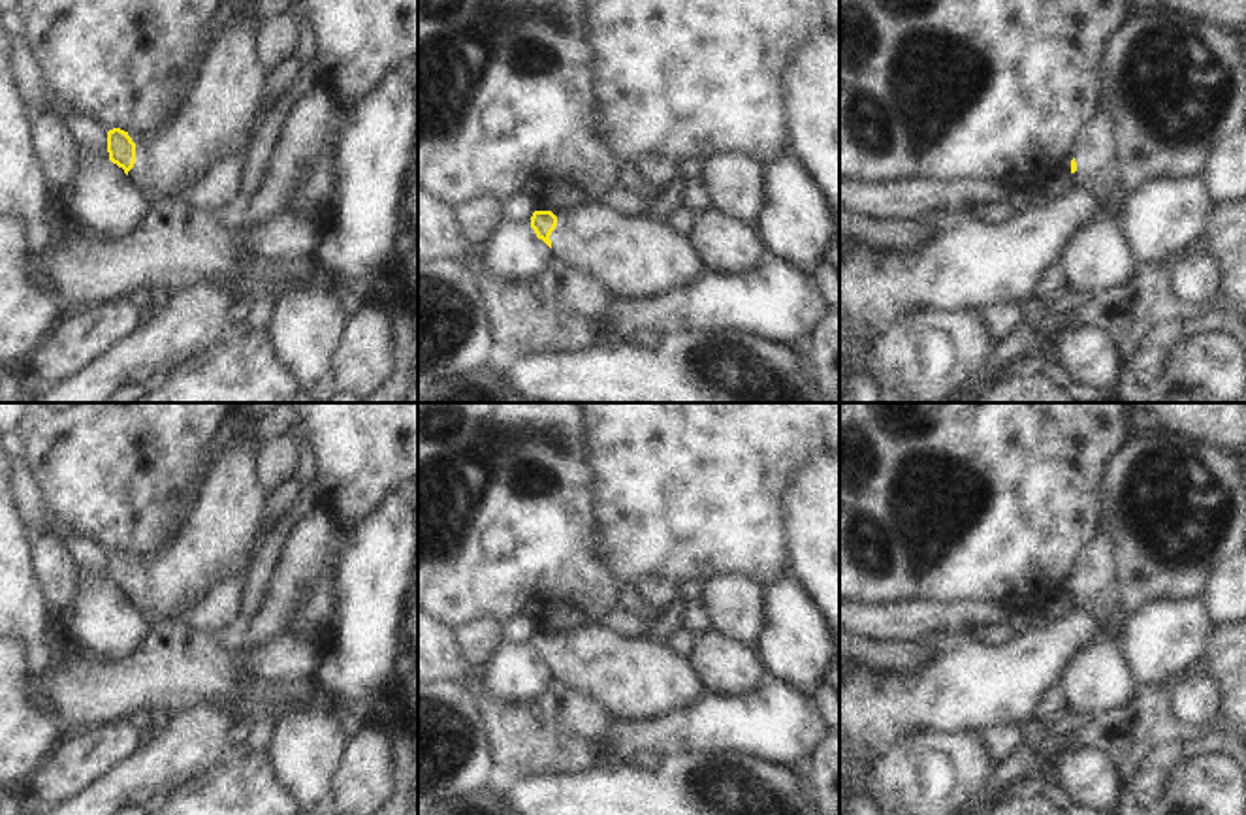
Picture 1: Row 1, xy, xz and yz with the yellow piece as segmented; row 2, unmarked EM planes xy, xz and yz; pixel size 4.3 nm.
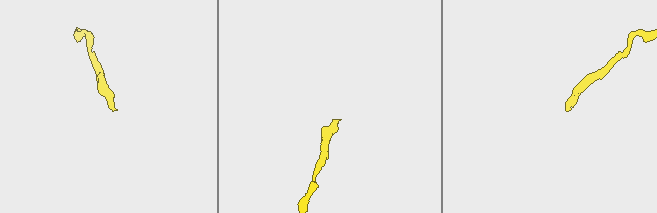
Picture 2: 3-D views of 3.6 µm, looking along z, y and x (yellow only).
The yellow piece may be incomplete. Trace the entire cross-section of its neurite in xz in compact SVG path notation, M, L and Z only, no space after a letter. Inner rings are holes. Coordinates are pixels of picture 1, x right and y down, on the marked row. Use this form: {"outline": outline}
{"outline": "M582 203L559 218L551 211L535 211L531 228L561 260L606 284L619 299L655 297L693 284L704 271L702 256L685 235L668 222L659 224L646 215L619 215L602 203Z"}

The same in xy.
{"outline": "M252 0L245 2L247 6L228 13L224 24L215 32L200 64L200 77L171 124L139 145L120 128L107 132L109 160L124 169L136 190L145 198L152 194L183 200L215 162L239 149L245 151L264 120L267 72L256 58L256 32L264 19L252 9Z"}

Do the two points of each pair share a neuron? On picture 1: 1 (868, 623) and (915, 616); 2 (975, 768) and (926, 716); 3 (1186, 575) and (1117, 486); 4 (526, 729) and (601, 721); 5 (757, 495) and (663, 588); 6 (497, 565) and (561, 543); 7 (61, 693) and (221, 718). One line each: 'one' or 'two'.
1: one
2: two
3: one
4: one
5: two
6: one
7: two

